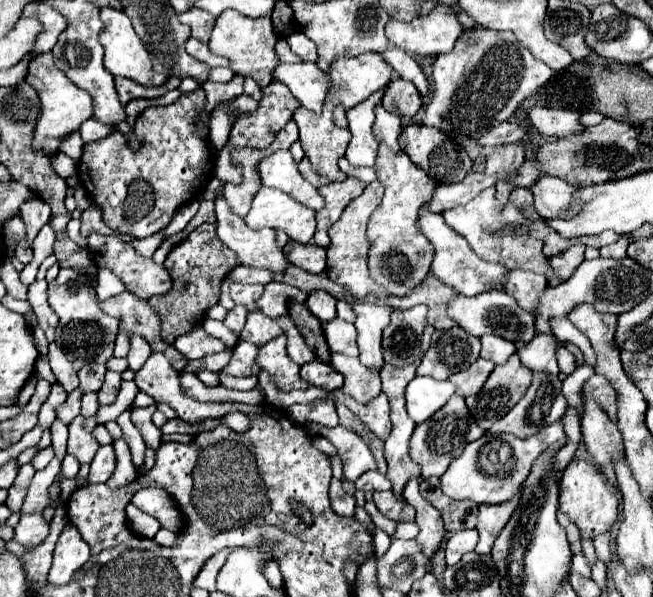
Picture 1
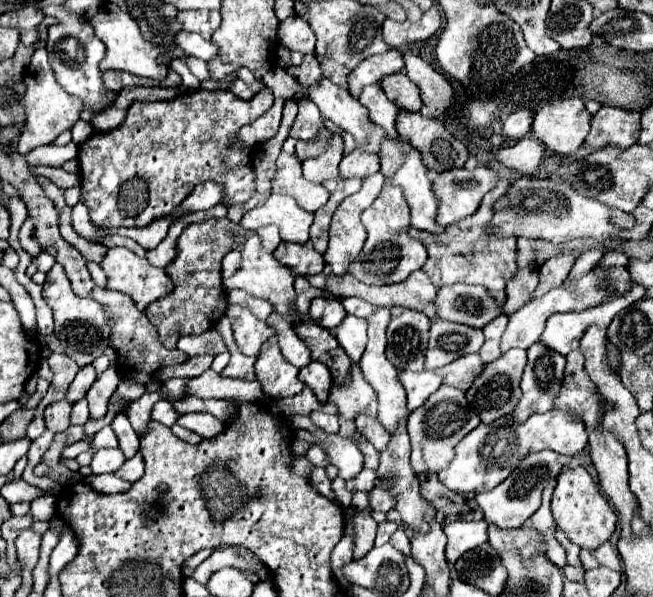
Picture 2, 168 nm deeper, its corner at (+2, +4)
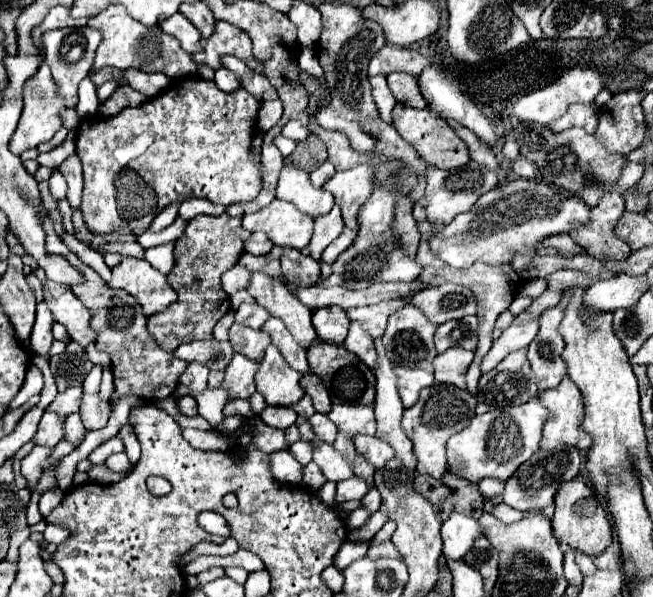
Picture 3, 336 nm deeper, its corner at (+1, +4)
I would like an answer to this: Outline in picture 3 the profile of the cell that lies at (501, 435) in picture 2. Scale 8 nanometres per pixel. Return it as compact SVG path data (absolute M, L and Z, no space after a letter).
M530 399L528 403L518 407L504 407L502 411L476 415L470 427L466 427L448 441L448 461L462 461L466 467L460 471L460 475L470 483L478 483L484 477L496 477L500 481L506 481L524 461L532 457L532 453L538 451L546 417L546 409L536 399Z

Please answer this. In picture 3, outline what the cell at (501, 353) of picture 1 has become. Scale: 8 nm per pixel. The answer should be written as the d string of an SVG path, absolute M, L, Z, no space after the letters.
M504 311L504 313L498 317L498 321L496 321L496 325L494 325L494 339L500 337L500 333L512 323L512 319L514 319L514 315L512 315L510 311Z

